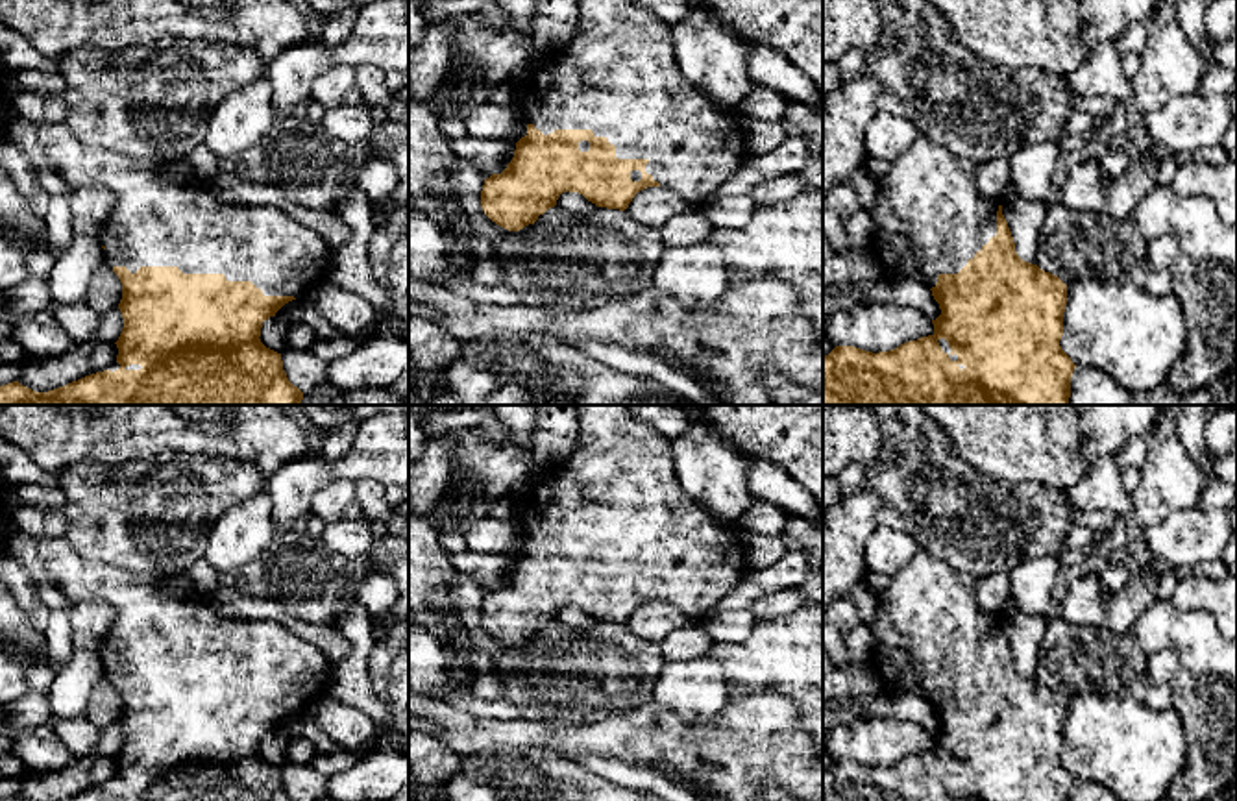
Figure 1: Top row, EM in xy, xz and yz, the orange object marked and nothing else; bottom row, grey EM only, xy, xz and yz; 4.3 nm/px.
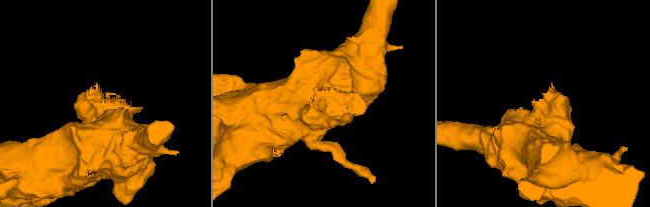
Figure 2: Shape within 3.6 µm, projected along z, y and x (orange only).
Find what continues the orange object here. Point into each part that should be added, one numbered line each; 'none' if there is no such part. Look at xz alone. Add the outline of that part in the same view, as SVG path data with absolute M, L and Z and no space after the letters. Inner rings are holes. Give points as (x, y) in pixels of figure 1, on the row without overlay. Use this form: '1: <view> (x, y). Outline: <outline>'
1: xz (618, 491). Outline: M575 405L579 431L577 442L570 457L547 470L542 470L536 479L521 492L521 514L518 518L518 529L525 536L523 551L527 549L527 540L533 538L544 549L555 544L592 544L595 551L606 551L610 559L616 561L618 573L647 573L645 586L660 598L662 603L680 609L688 616L697 616L712 607L716 607L725 596L734 592L747 577L749 566L745 561L745 549L741 546L741 535L719 524L706 509L697 505L688 492L680 487L675 470L675 459L671 450L671 438L655 429L653 425L634 418L625 405Z

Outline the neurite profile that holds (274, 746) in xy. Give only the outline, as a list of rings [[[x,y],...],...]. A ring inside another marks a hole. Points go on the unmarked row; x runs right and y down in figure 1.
[[[270,731],[263,736],[259,753],[266,762],[281,768],[287,764],[288,742],[281,733]]]

